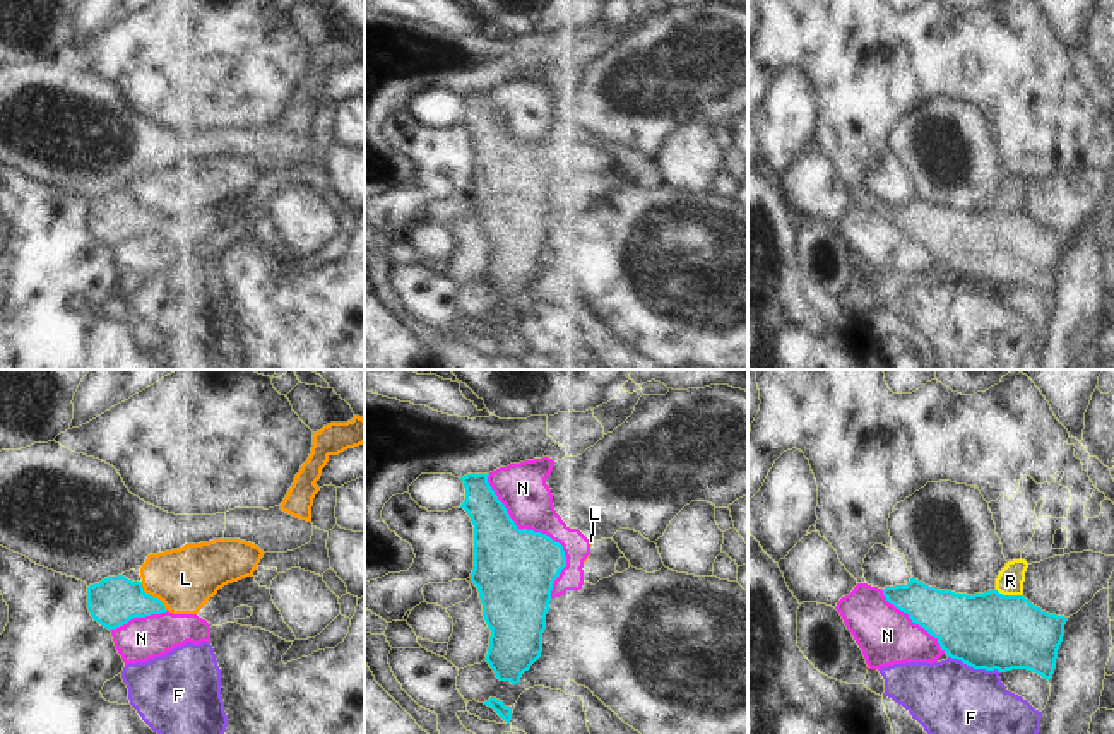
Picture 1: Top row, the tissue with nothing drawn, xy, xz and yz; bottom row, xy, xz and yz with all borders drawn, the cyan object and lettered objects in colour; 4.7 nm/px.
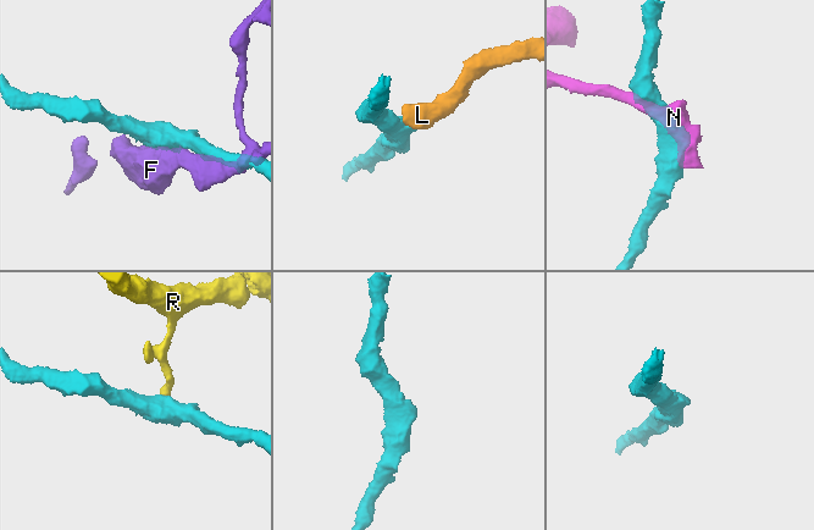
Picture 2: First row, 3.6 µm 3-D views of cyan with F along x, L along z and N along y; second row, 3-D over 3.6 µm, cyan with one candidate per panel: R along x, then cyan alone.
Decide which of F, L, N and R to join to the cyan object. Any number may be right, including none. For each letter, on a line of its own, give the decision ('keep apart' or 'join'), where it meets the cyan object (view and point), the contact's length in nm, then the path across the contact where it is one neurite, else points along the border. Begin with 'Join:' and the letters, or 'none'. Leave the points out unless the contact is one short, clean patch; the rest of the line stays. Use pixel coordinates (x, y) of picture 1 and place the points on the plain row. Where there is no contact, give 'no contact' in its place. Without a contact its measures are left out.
Join: none
F: keep apart; meets cyan in yz at (974, 284); contact 260 nm long
L: keep apart; meets cyan in xy at (151, 213); contact 190 nm long; border along xy (141, 199), (142, 206), (168, 226)
N: keep apart; meets cyan in xz at (539, 149); contact 650 nm long
R: keep apart; meets cyan in yz at (1010, 213); contact 130 nm long; border along yz (996, 206), (1003, 211), (1022, 213)

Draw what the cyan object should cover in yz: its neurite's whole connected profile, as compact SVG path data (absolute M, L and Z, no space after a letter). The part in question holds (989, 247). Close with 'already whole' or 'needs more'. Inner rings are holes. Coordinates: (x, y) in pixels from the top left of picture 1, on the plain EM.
M914 193L907 202L881 207L890 221L907 229L912 240L934 253L951 275L986 287L1028 286L1047 298L1054 291L1068 234L1049 231L1023 212L1003 212L998 207L974 212L955 210L929 204Z; already whole

